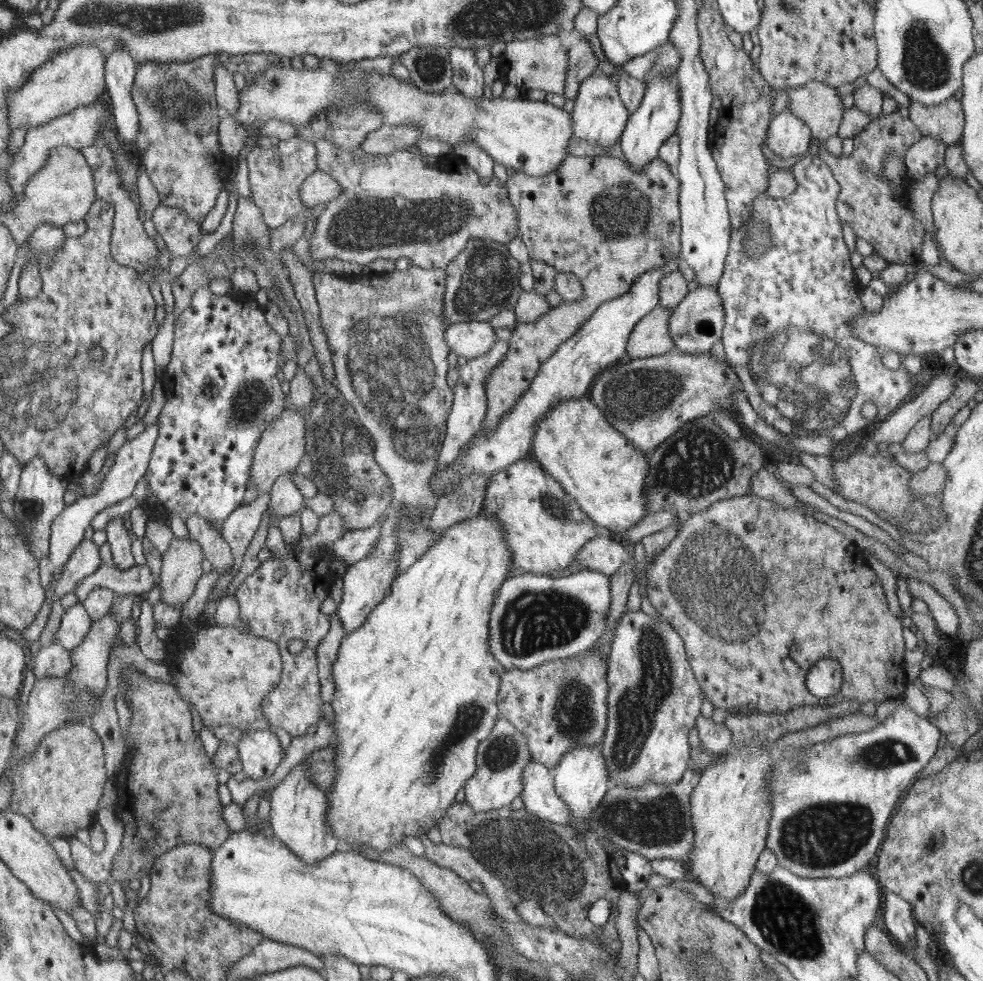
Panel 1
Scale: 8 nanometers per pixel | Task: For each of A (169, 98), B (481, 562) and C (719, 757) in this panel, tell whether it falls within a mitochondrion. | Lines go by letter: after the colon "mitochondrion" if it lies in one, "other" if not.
A: mitochondrion
B: other
C: other

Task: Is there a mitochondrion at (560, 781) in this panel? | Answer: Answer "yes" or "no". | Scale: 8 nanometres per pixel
no

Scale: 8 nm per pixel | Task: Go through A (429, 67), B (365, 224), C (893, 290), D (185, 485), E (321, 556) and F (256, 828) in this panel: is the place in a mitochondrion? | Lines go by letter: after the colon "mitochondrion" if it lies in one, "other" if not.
A: mitochondrion
B: mitochondrion
C: other
D: other
E: other
F: other

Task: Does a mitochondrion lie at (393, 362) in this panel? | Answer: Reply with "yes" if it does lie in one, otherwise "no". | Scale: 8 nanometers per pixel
yes

